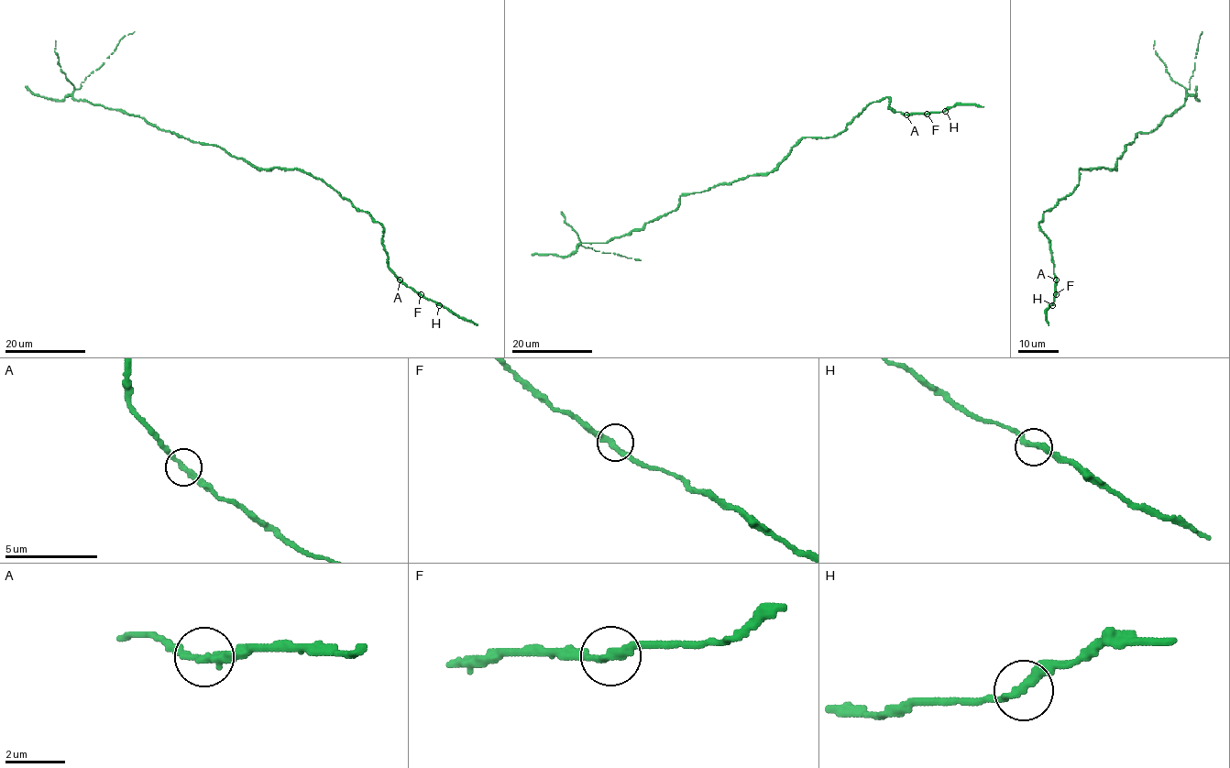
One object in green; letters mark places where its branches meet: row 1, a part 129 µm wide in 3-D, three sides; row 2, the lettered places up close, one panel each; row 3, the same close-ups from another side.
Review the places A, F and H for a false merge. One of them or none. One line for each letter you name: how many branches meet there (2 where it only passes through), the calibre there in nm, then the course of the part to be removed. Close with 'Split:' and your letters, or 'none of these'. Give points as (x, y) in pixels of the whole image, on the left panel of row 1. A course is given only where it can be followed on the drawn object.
Split: none of these

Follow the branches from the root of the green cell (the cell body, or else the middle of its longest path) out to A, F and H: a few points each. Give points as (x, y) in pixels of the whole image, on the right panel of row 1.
A: (1116, 167), (1081, 169), (1076, 189), (1043, 213), (1038, 225), (1048, 239), (1057, 279)
F: (1116, 167), (1081, 169), (1076, 189), (1043, 213), (1038, 225), (1049, 243), (1057, 279), (1056, 294)
H: (1116, 167), (1081, 169), (1076, 189), (1043, 213), (1038, 225), (1048, 239), (1057, 279), (1052, 305)

